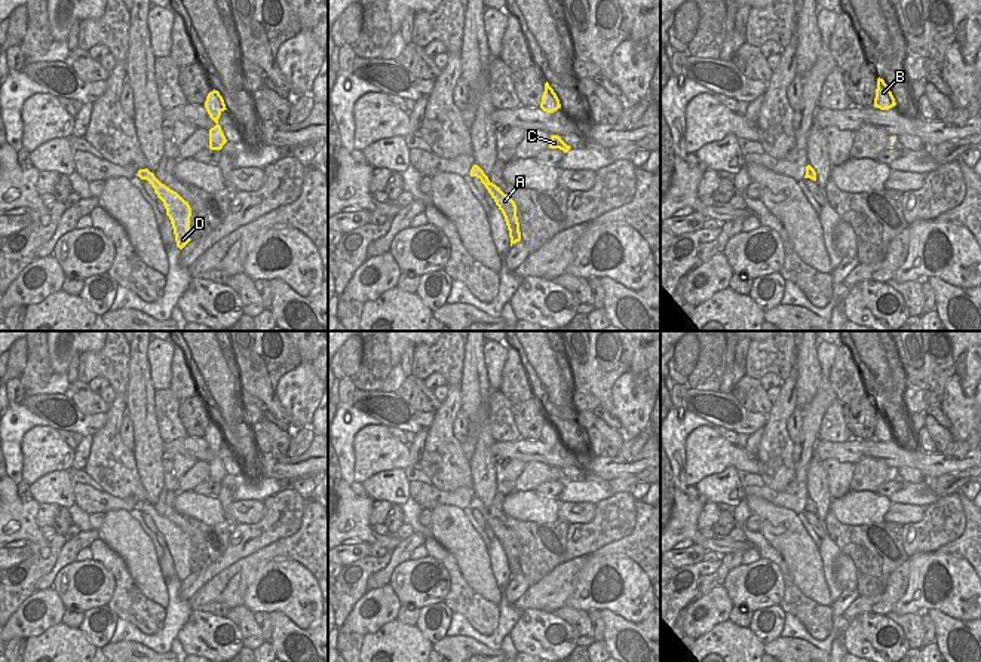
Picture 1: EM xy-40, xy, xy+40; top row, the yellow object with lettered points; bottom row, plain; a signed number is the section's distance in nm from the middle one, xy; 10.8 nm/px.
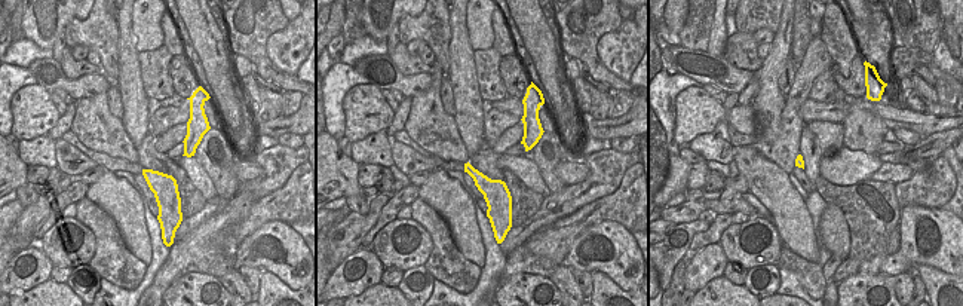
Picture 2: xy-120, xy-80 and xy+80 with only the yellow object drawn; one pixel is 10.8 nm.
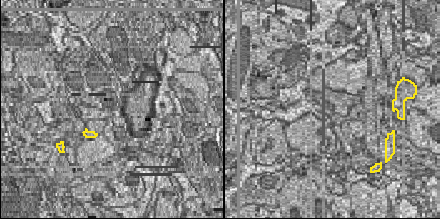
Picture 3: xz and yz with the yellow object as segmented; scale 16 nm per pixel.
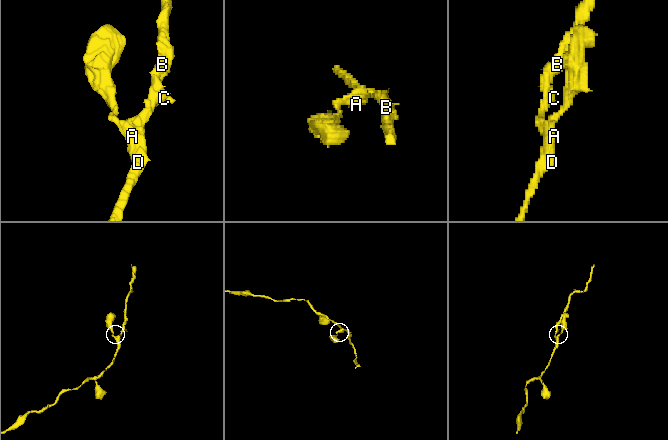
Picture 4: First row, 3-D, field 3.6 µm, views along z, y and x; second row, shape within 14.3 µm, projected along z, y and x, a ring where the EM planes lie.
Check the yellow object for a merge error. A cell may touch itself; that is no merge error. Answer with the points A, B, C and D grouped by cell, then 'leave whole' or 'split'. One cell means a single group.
A B C D | leave whole

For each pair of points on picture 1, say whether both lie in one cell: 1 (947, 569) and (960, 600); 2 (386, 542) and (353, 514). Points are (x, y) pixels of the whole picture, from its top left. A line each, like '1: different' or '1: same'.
1: same
2: same

